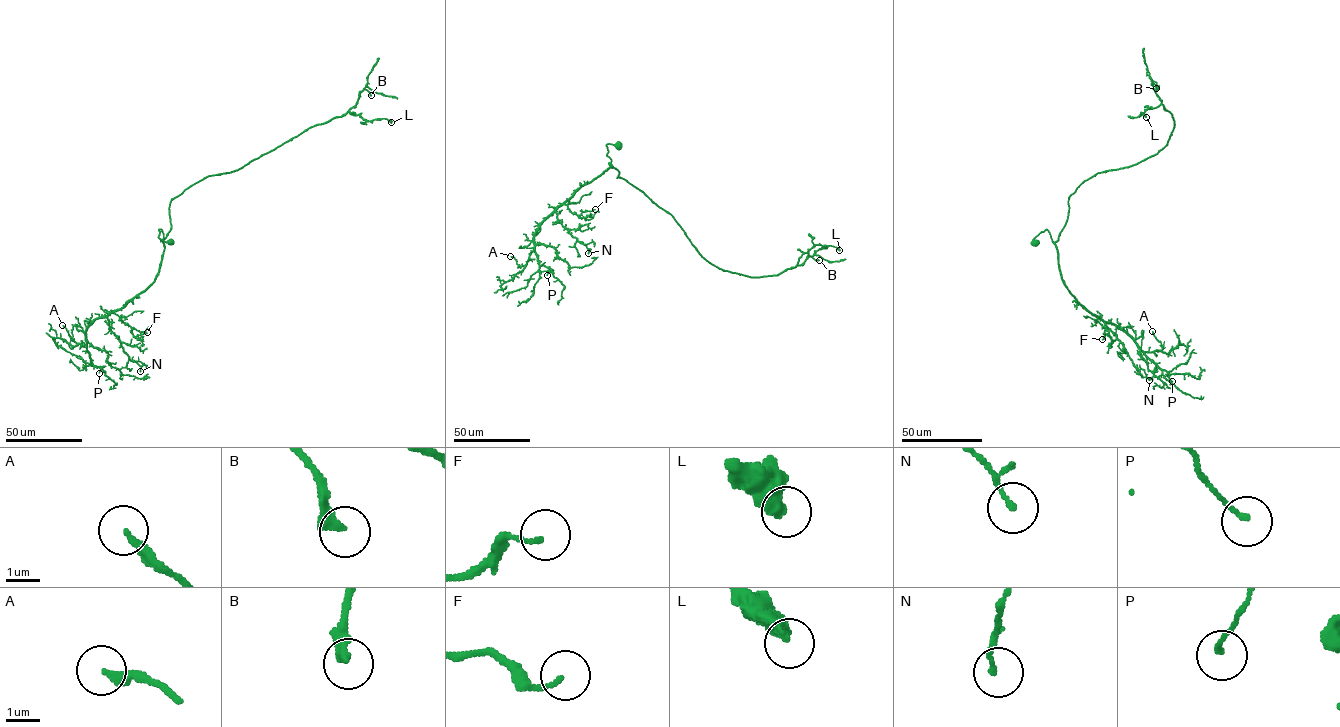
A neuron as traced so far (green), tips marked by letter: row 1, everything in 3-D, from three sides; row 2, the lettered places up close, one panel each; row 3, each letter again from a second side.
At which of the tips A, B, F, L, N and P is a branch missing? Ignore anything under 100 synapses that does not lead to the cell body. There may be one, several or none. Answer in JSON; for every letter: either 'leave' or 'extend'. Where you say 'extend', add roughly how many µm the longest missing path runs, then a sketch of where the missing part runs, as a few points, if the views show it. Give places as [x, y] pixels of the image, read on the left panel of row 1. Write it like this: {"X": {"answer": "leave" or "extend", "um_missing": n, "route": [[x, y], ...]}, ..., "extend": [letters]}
{"A": {"answer": "leave"}, "B": {"answer": "leave"}, "F": {"answer": "leave"}, "L": {"answer": "leave"}, "N": {"answer": "leave"}, "P": {"answer": "leave"}, "extend": []}

